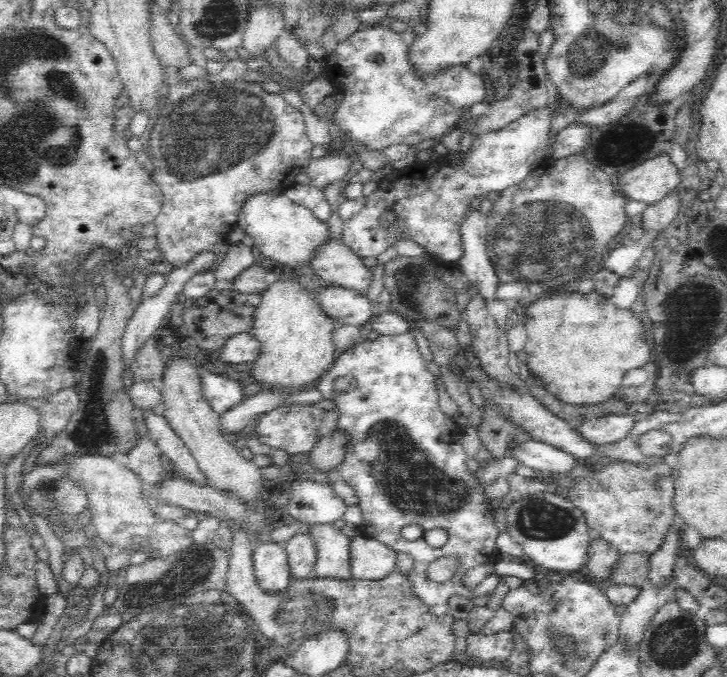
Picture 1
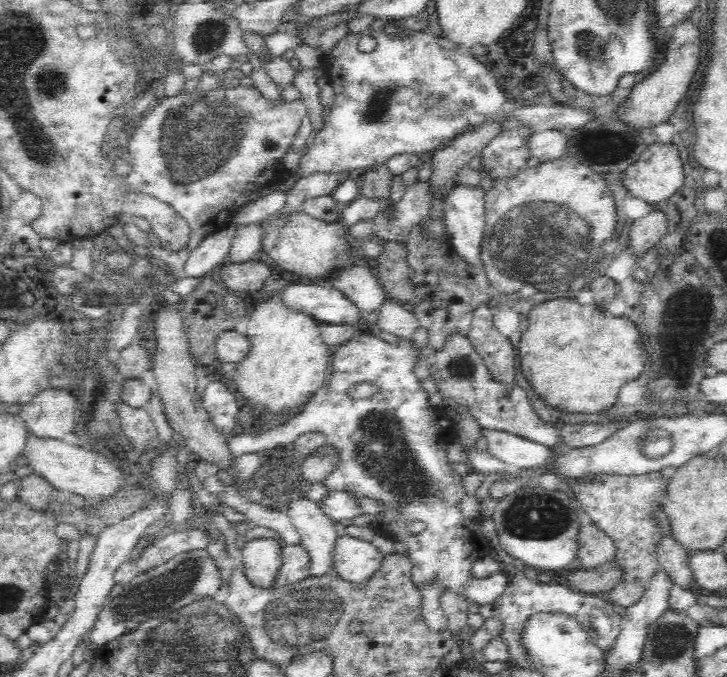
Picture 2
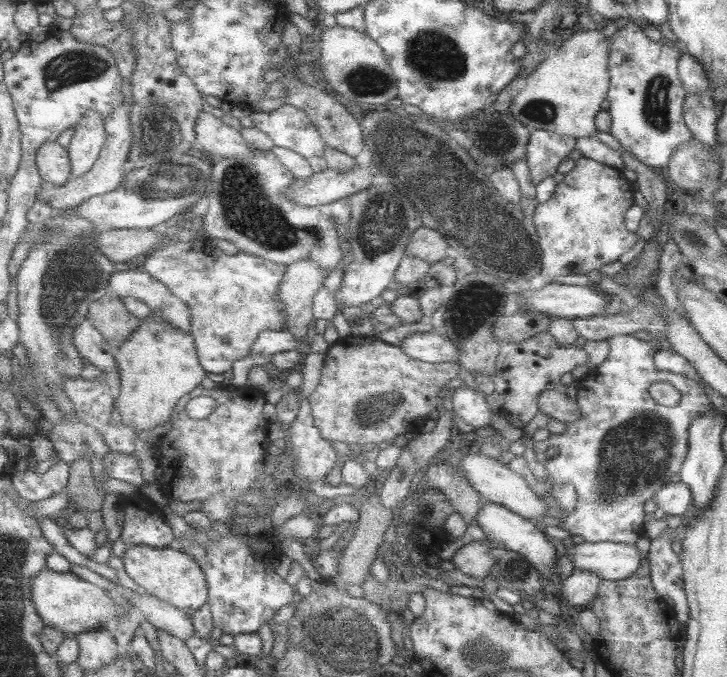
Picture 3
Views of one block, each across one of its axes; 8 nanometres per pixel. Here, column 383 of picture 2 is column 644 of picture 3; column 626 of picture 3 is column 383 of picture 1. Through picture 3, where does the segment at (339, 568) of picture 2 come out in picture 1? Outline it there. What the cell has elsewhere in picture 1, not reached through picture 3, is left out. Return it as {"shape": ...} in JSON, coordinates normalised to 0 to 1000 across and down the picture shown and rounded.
{"shape":[[[501,789],[487,795],[484,804],[484,833],[487,833],[487,854],[492,857],[528,857],[536,854],[547,842],[545,836],[547,812],[506,795]]]}

